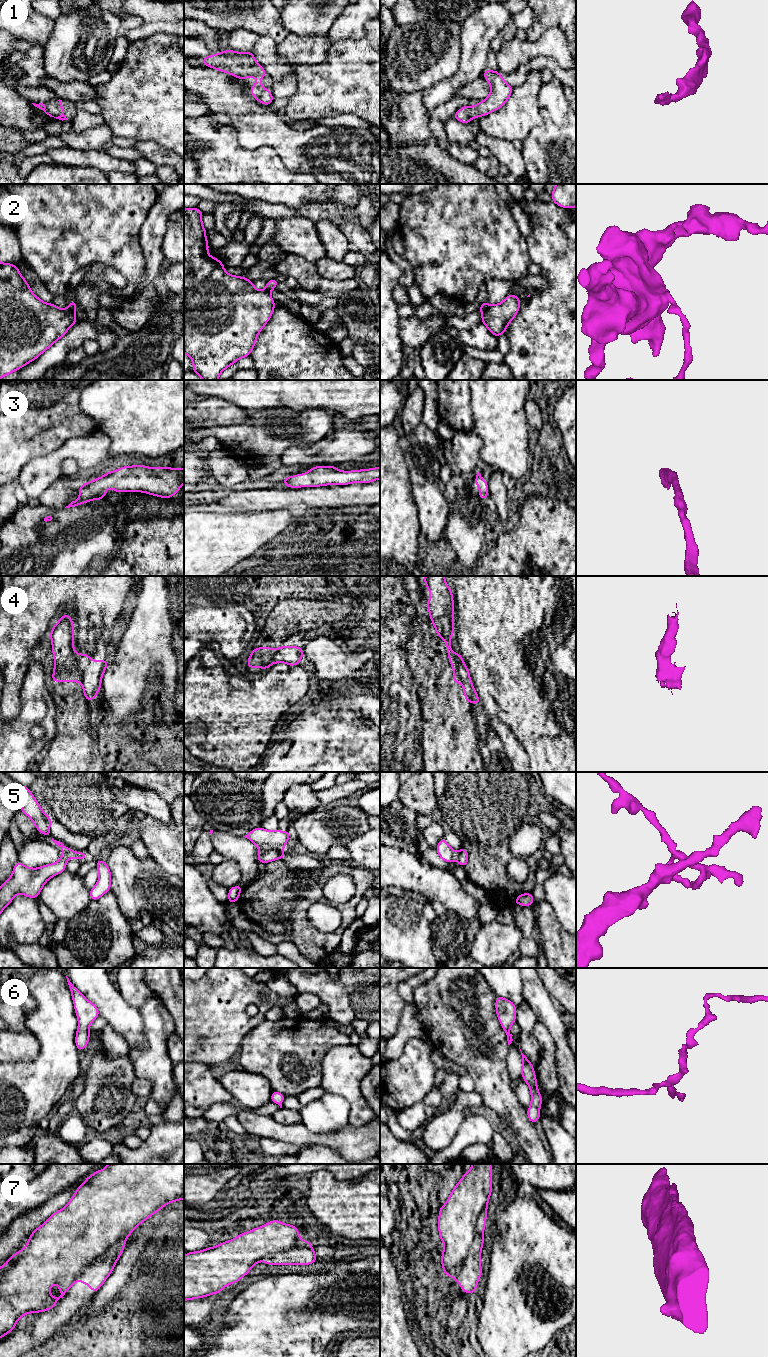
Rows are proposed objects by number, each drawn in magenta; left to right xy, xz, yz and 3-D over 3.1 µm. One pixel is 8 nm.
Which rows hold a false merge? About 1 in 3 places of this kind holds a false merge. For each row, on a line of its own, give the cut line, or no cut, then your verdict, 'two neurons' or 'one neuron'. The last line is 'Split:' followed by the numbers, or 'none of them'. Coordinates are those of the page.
1: cut none; one neuron
2: cut yz (489, 305), (482, 315); two neurons
3: cut none; one neuron
4: cut yz (453, 654), (462, 682); two neurons
5: cut xz (280, 848), (263, 848), (260, 850); two neurons
6: cut none; one neuron
7: cut yz (486, 1209), (477, 1219), (473, 1242), (464, 1262), (452, 1276); two neurons
Split: 2, 4, 5, 7

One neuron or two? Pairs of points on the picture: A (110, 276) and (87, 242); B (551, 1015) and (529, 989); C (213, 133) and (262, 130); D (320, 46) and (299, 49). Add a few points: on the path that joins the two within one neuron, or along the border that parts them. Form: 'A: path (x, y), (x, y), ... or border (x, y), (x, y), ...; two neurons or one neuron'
A: border (91, 263), (109, 265), (121, 276); two neurons
B: path (545, 1009), (535, 995); one neuron
C: border (230, 124), (237, 133), (238, 142), (252, 150); two neurons
D: path (315, 48), (304, 49); one neuron

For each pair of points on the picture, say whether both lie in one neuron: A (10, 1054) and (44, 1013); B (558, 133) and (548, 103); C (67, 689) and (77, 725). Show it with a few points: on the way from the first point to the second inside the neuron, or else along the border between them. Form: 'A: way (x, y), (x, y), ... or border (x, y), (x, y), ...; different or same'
A: border (25, 1026), (38, 1044), (38, 1053); different
B: way (558, 126), (558, 117), (555, 110); same
C: way (69, 698), (72, 716); same

